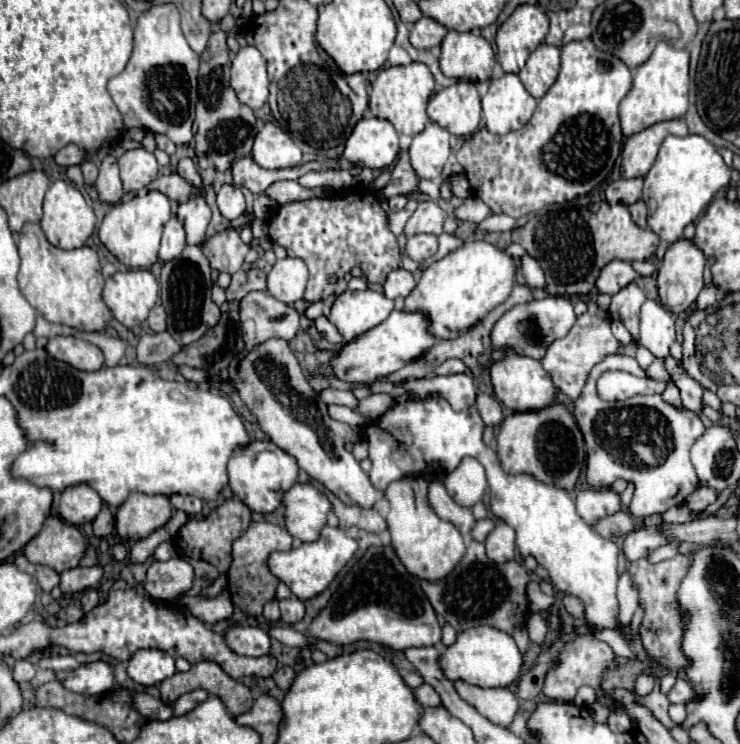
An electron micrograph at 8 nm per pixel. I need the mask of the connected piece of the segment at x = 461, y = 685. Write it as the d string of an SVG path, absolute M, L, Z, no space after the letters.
M456 681L454 685L464 701L474 705L480 715L488 717L496 725L510 725L514 715L518 713L518 699L508 687L482 689L464 681Z

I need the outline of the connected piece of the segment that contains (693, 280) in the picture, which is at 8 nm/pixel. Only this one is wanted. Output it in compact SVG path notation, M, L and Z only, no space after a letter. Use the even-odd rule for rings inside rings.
M682 237L670 245L658 269L658 293L668 309L672 309L674 313L682 313L696 301L698 293L704 289L704 265L706 257L692 239ZM674 285L682 287L684 291L684 299L678 299L682 301L680 305L668 303L676 301L668 297L668 291Z

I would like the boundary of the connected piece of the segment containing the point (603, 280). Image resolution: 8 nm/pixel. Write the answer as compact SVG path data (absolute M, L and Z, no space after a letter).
M610 261L600 271L596 287L600 289L600 293L616 295L620 289L624 289L628 283L636 281L638 277L640 277L640 273L632 267L632 263L628 263L628 261Z

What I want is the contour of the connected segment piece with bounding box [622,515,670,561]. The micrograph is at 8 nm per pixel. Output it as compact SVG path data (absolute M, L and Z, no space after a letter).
M652 515L644 519L644 529L632 531L626 535L624 543L622 543L622 553L626 557L626 561L638 561L642 557L646 557L650 551L654 551L660 545L670 543L670 539L666 539L664 535L660 535L656 531L656 527L662 523L660 515Z

